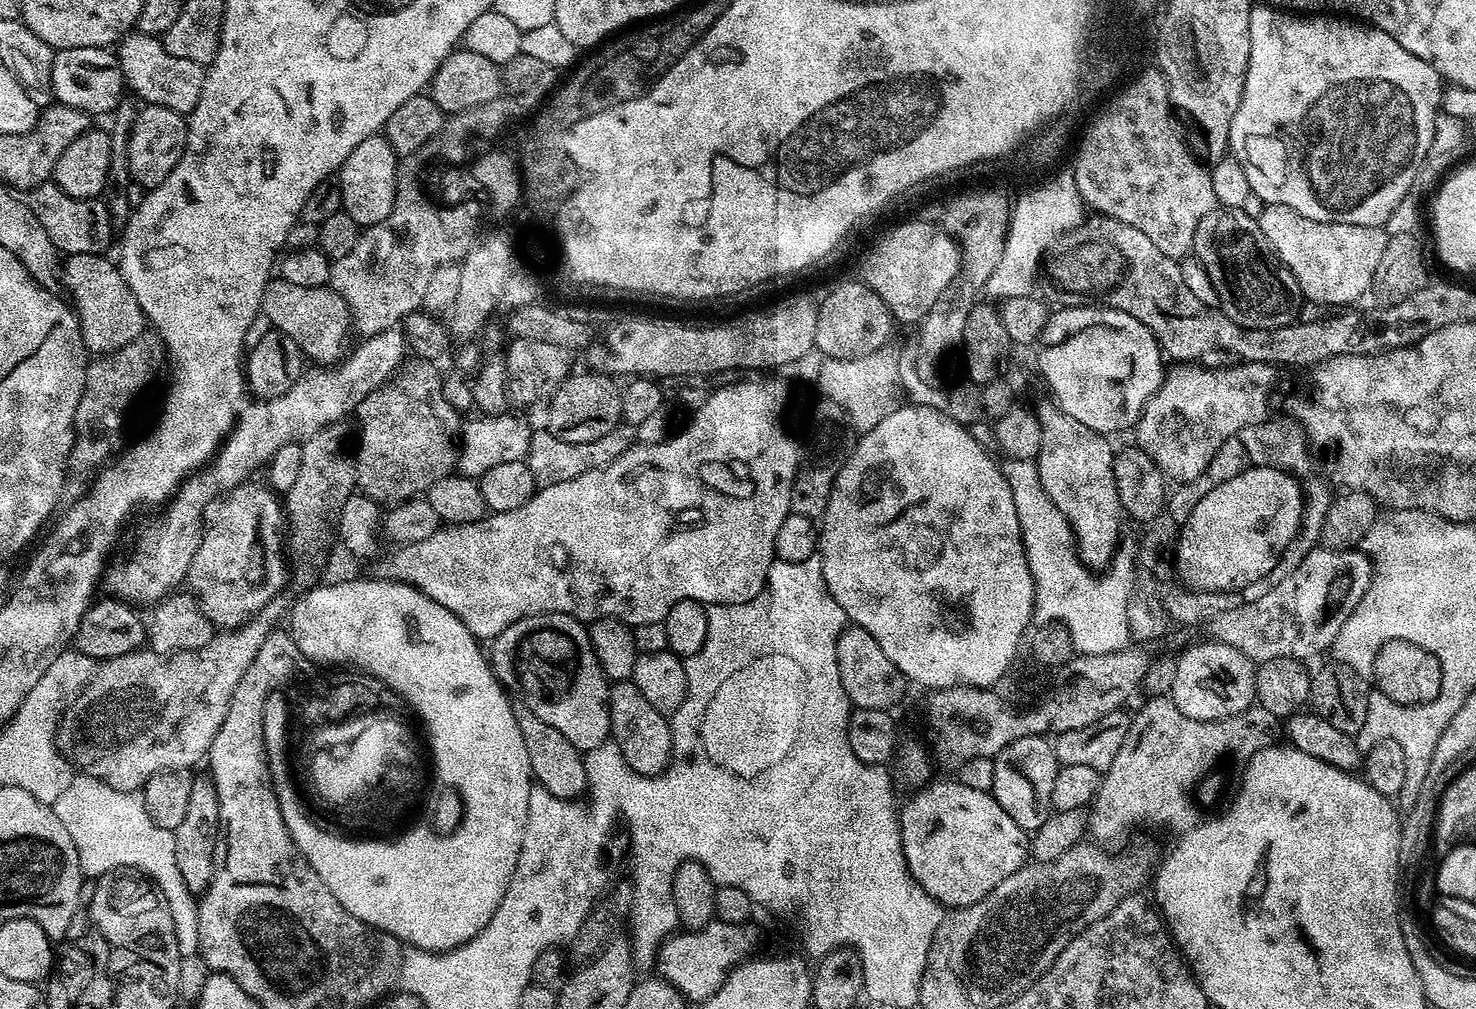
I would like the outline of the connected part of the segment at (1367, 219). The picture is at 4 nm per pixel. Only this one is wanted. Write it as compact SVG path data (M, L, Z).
M1258 6L1252 8L1250 14L1250 58L1249 69L1246 72L1246 82L1244 83L1244 93L1238 102L1238 110L1234 114L1234 122L1230 122L1230 138L1228 146L1231 155L1246 170L1246 182L1250 182L1252 187L1252 195L1262 198L1265 204L1277 204L1278 206L1290 206L1290 210L1294 210L1298 214L1302 214L1302 218L1314 218L1314 222L1330 222L1331 224L1353 224L1354 226L1370 226L1378 228L1387 225L1390 214L1394 214L1394 206L1398 206L1398 202L1402 202L1402 198L1406 198L1406 194L1410 190L1410 186L1414 182L1414 178L1418 174L1418 170L1422 166L1422 162L1426 158L1426 154L1430 150L1430 142L1434 138L1434 122L1438 115L1438 109L1441 107L1442 97L1442 81L1440 76L1434 70L1434 66L1430 66L1426 62L1422 62L1422 58L1418 58L1414 54L1410 54L1410 50L1406 50L1402 46L1398 46L1398 42L1394 42L1394 38L1390 38L1390 34L1386 34L1382 30L1373 28L1363 22L1353 22L1348 18L1337 18L1332 14L1289 14L1284 10L1277 10L1267 6Z

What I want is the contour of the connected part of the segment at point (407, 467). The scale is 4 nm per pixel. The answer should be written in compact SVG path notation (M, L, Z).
M405 359L380 387L360 397L360 405L354 413L356 424L360 427L356 456L354 452L356 488L380 506L401 505L427 493L434 482L449 475L457 467L457 437L462 432L462 418L447 402L443 394L442 372L436 367L431 360Z

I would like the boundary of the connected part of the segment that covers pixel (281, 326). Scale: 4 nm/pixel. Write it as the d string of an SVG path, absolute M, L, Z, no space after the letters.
M273 278L264 291L262 316L275 331L294 338L305 357L317 365L335 365L345 355L343 344L348 328L350 332L350 309L331 287L294 286L294 282Z

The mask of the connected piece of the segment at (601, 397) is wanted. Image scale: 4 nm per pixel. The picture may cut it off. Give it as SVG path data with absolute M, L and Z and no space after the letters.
M599 371L578 372L569 375L552 395L547 405L549 408L546 428L566 442L594 442L602 438L602 434L610 434L615 428L621 427L622 388L619 383L615 384L617 381L611 375L601 374Z

